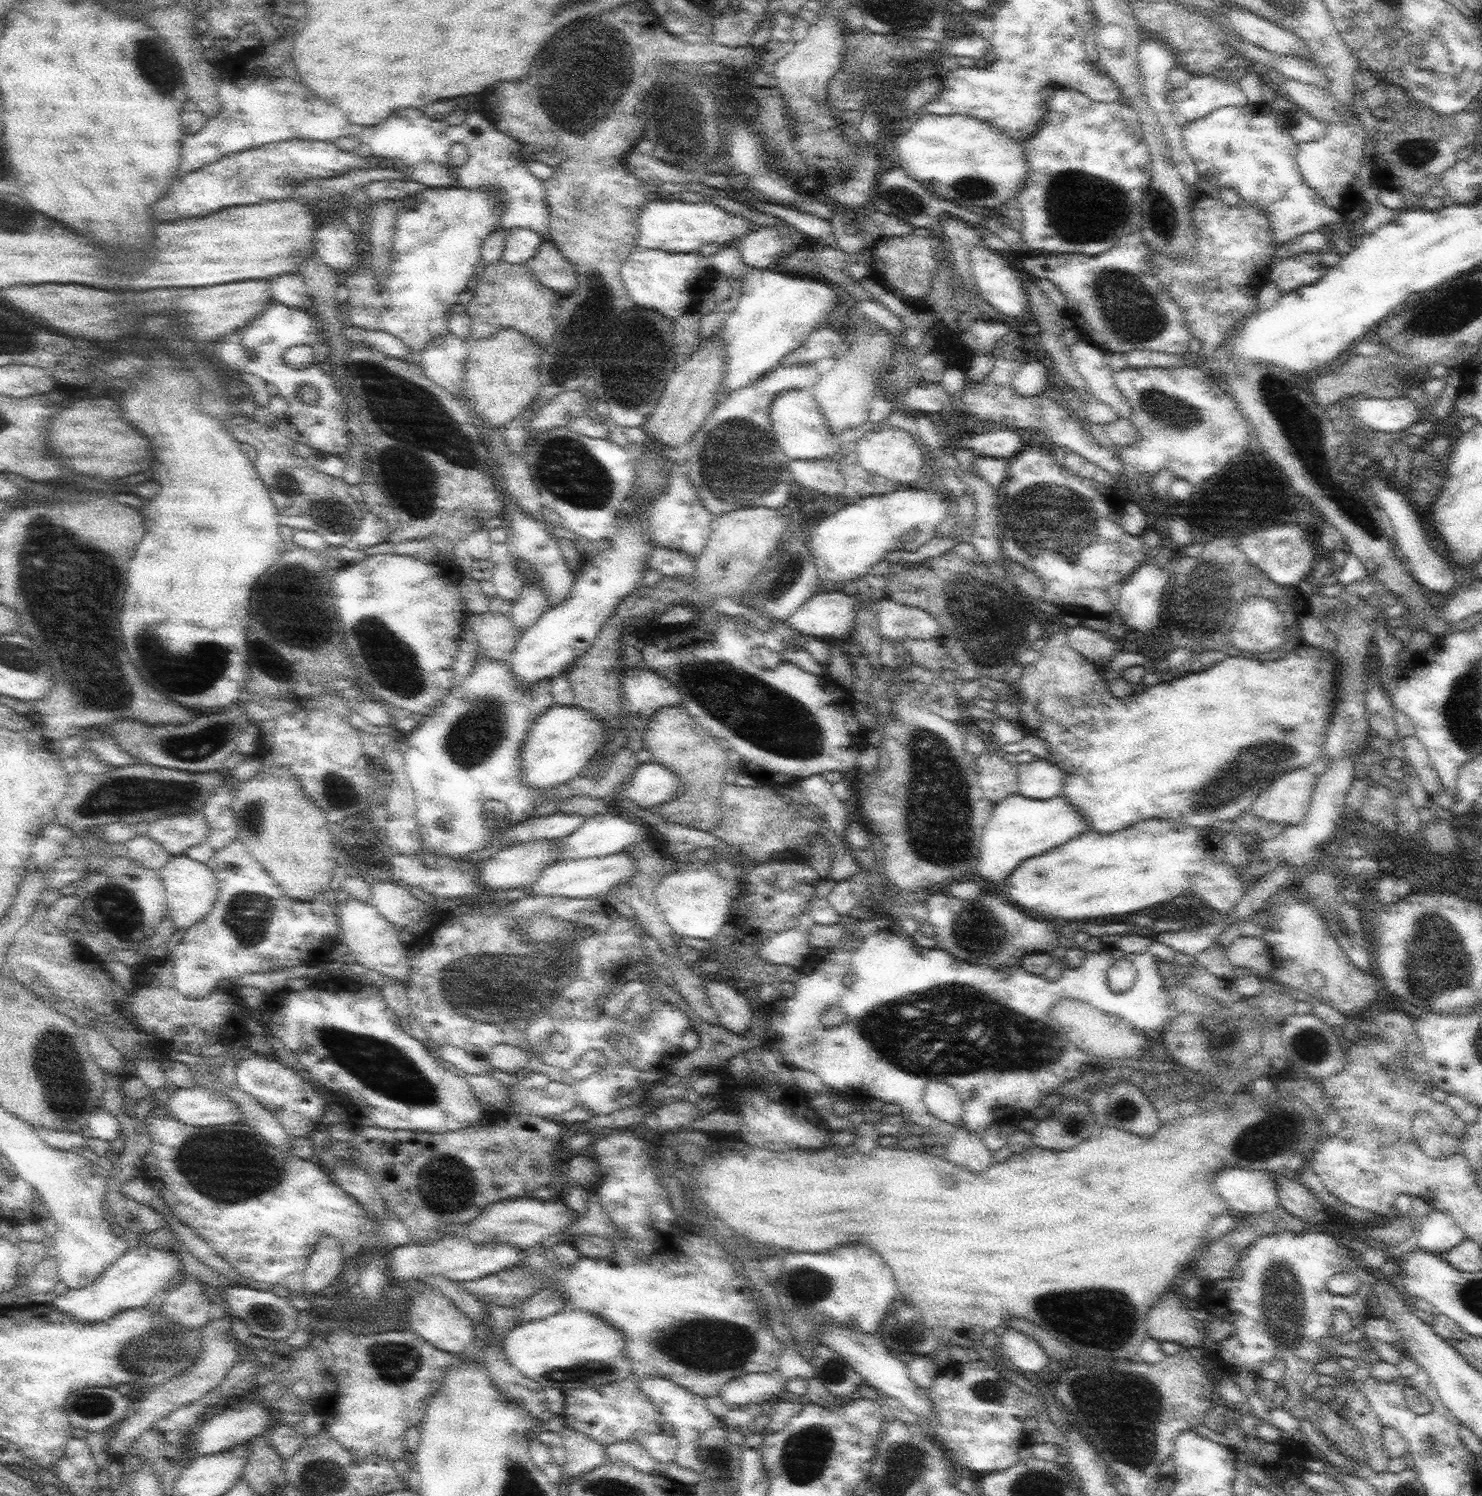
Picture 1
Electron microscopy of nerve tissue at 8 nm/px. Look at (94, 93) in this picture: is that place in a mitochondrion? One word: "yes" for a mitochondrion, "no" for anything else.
no

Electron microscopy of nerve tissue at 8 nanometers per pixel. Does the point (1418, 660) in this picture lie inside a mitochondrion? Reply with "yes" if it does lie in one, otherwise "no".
no

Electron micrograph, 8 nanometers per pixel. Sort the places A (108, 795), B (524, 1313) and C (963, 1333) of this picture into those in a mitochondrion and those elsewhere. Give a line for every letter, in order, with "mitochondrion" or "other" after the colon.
A: mitochondrion
B: other
C: other

